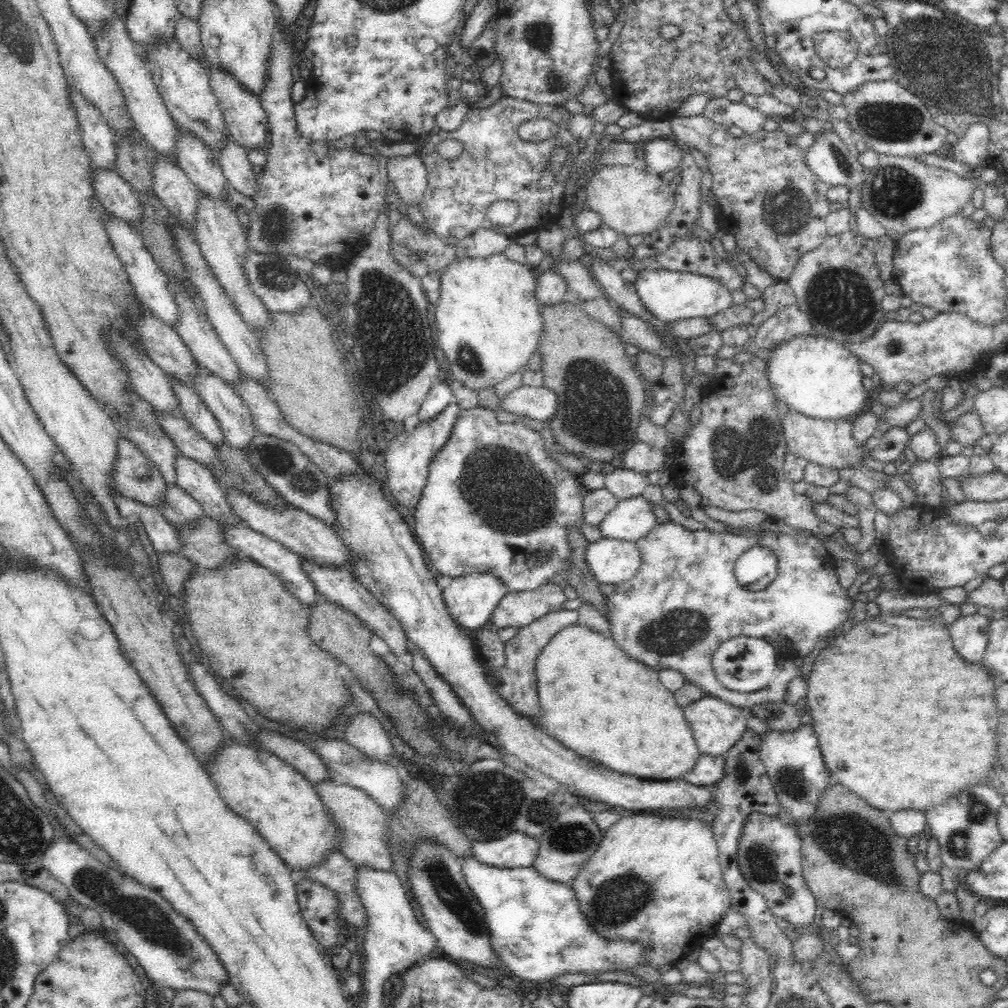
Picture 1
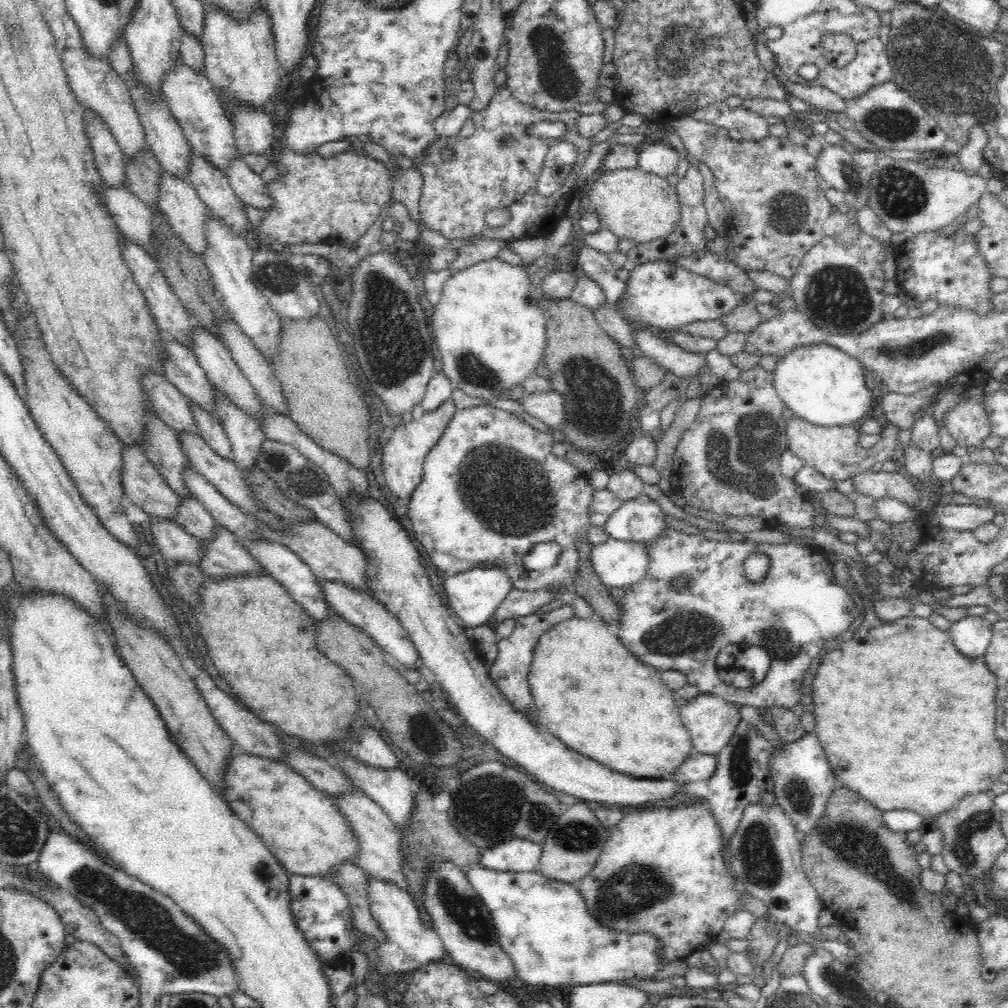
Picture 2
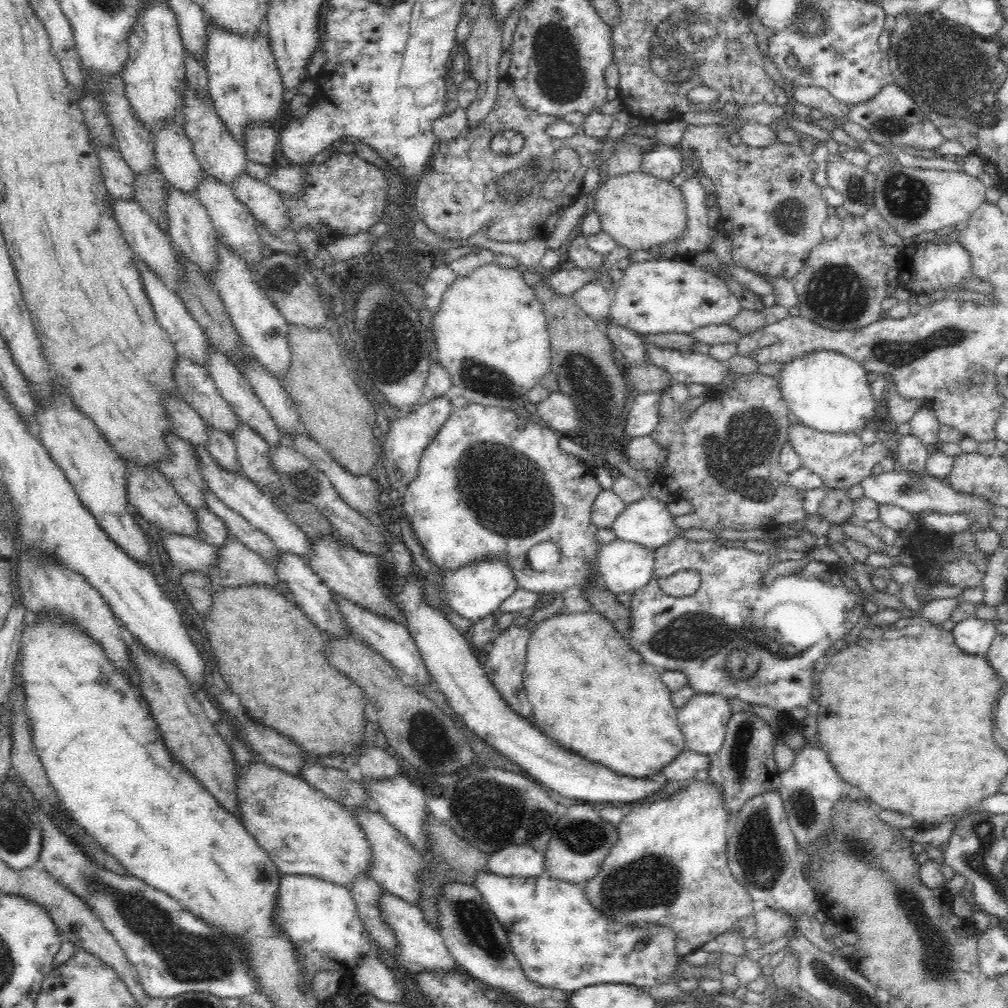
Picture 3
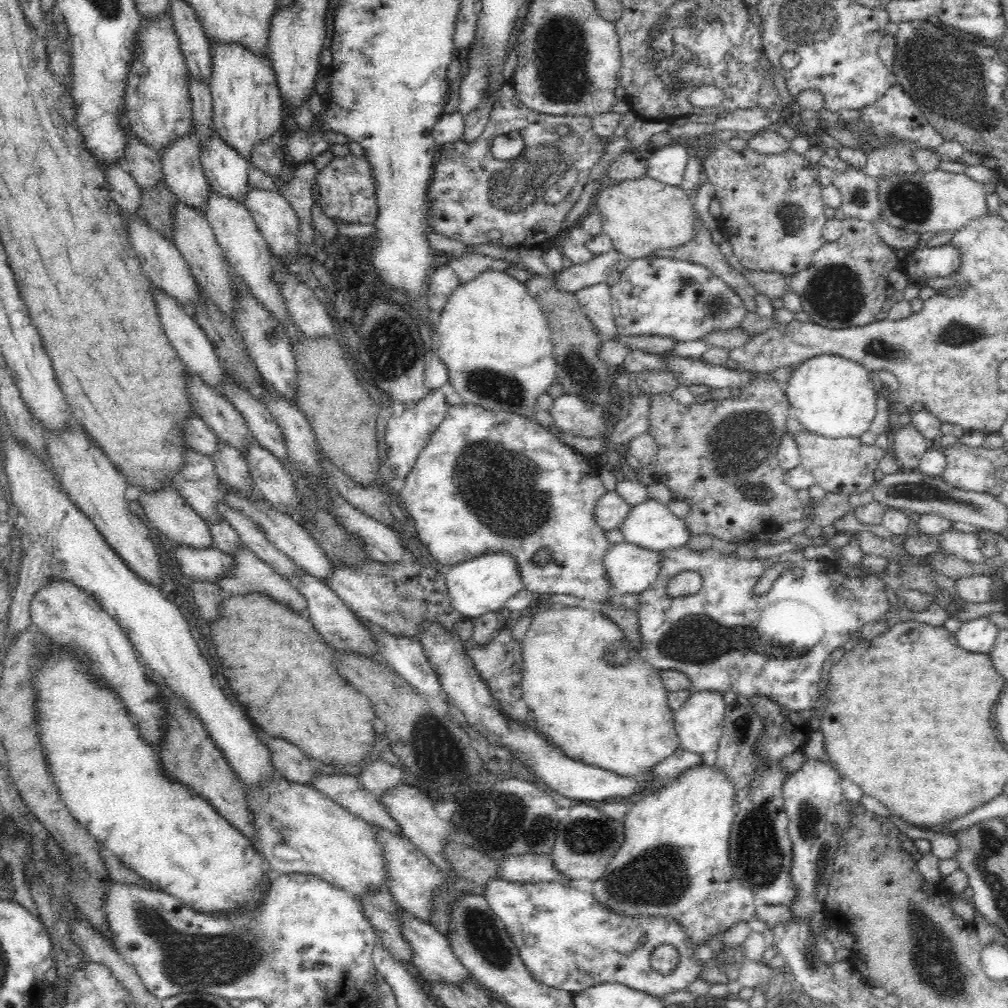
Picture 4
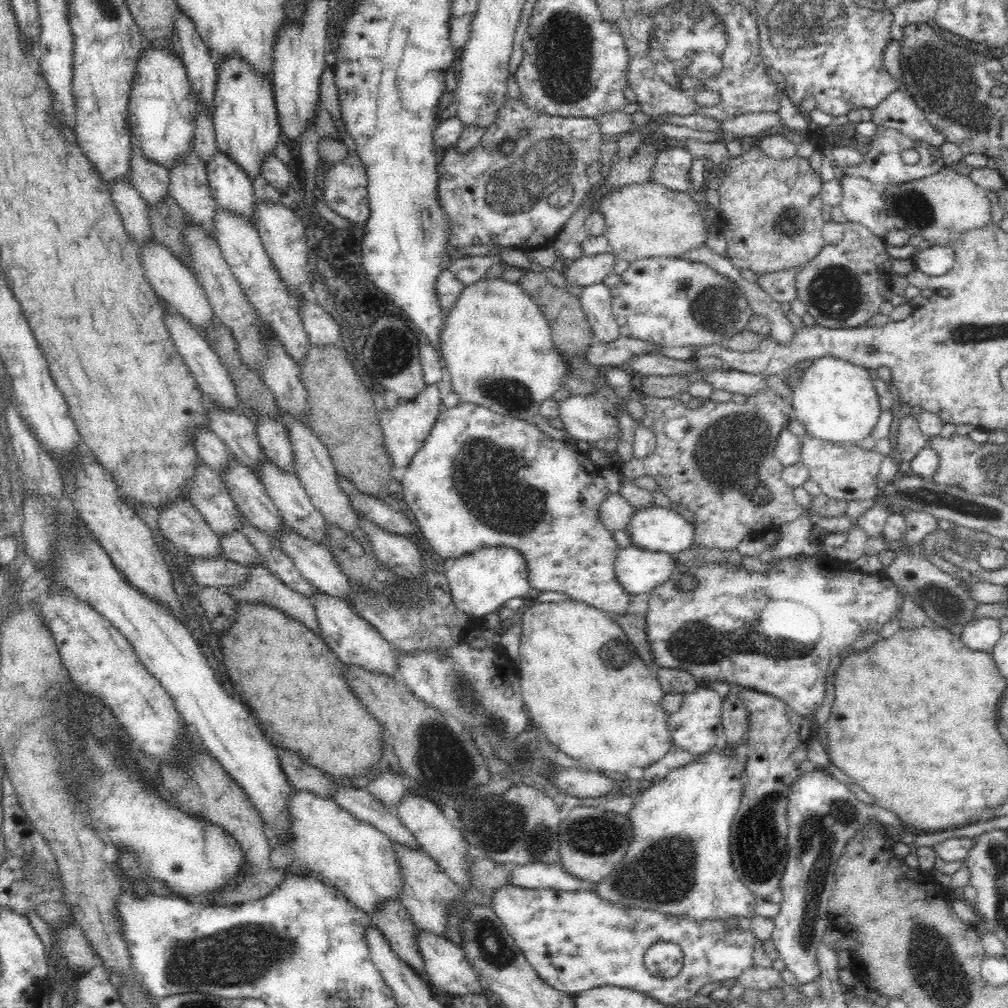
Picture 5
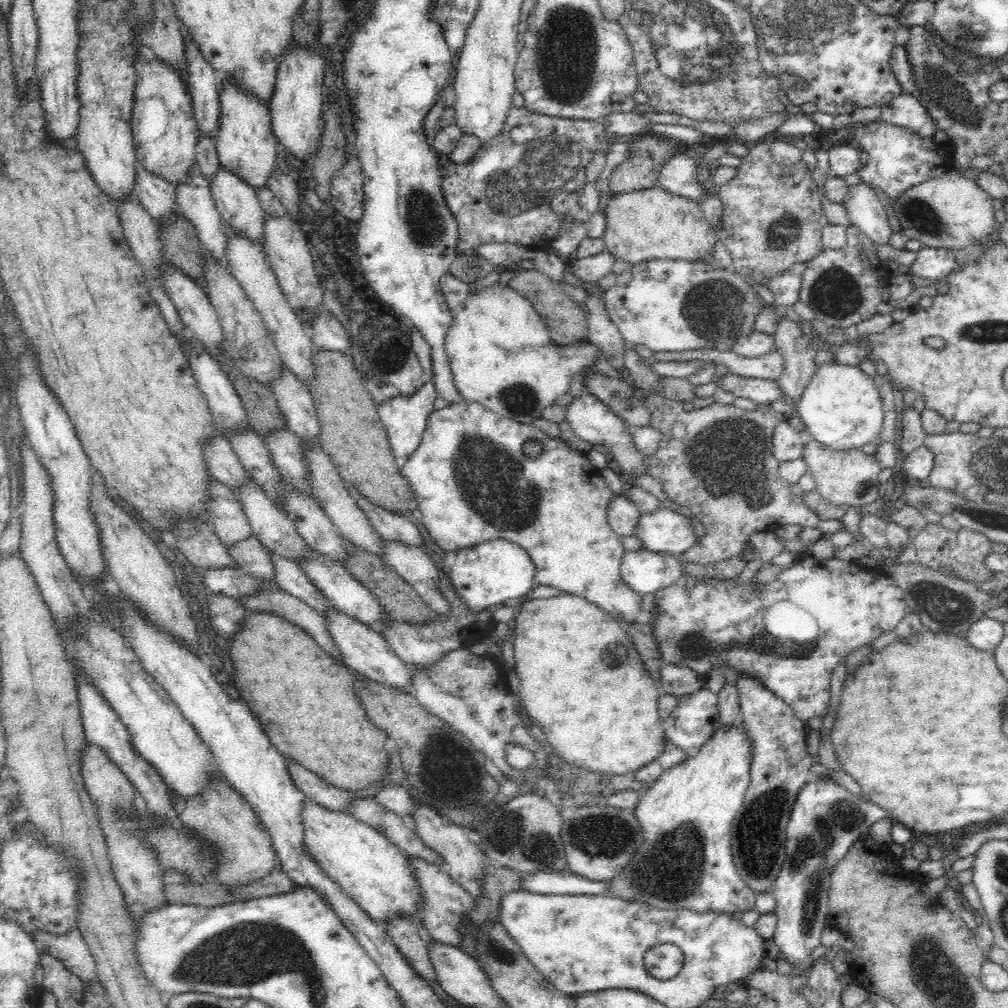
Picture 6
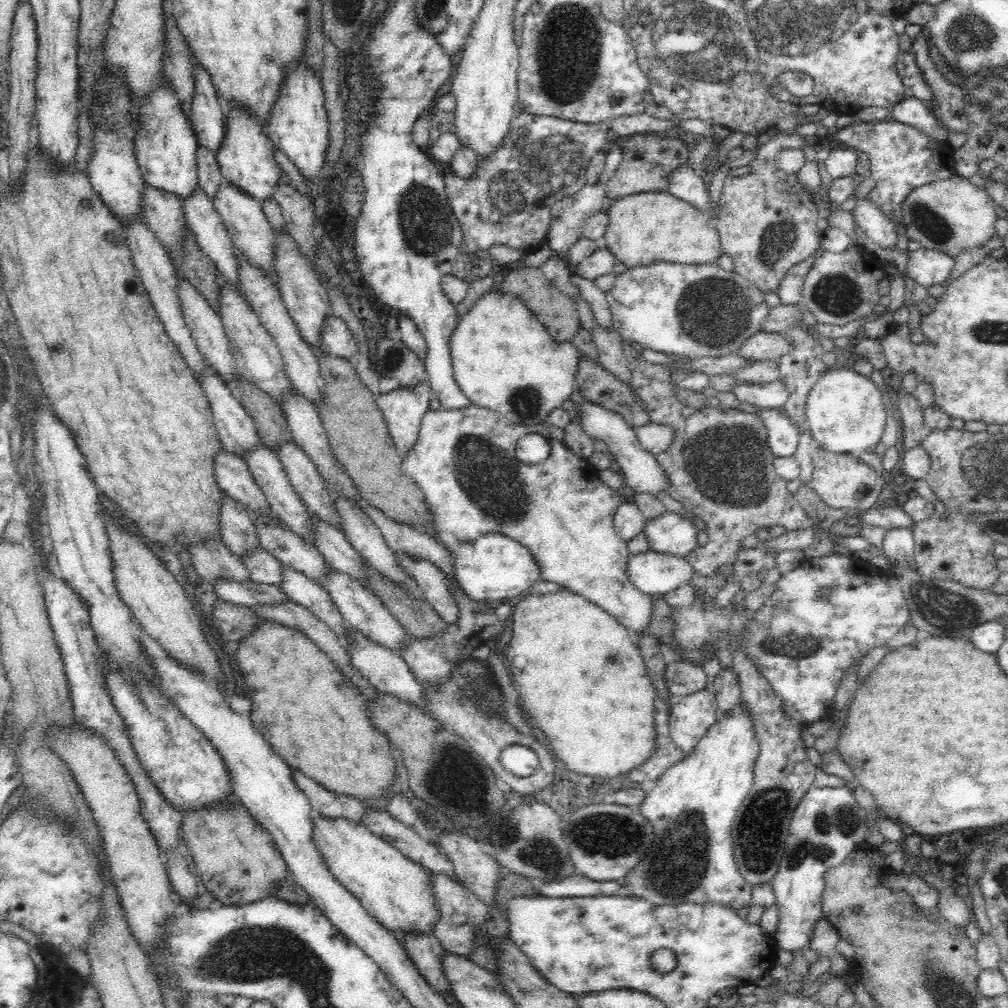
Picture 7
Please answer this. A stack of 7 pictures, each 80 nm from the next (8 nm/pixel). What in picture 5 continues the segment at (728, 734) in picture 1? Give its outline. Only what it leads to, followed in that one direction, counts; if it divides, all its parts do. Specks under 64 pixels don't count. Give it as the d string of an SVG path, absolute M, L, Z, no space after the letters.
M699 686L693 692L684 693L680 709L666 715L666 724L670 731L672 744L697 756L704 754L714 746L724 748L727 739L721 721L721 703L722 698L709 687Z

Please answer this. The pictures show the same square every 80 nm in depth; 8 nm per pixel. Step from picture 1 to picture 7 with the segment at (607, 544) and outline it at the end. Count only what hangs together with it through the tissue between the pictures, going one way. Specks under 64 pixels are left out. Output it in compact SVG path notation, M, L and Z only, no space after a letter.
M652 550L630 555L628 577L635 588L650 596L664 595L694 578L694 568L686 558Z

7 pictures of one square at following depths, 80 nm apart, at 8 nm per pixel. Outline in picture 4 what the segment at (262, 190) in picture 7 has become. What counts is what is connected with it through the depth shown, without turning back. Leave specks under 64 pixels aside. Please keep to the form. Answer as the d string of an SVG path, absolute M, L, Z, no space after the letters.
M214 43L212 55L213 128L225 144L251 163L256 146L268 142L282 127L283 99L276 73L268 54L254 55L240 43Z

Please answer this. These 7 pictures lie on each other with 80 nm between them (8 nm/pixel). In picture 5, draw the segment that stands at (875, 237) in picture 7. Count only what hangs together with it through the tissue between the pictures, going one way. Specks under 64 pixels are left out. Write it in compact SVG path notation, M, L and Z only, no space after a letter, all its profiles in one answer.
M846 176L839 180L842 187L842 198L839 207L843 210L848 222L859 224L886 244L890 229L886 228L888 217L881 189L868 179L857 176Z

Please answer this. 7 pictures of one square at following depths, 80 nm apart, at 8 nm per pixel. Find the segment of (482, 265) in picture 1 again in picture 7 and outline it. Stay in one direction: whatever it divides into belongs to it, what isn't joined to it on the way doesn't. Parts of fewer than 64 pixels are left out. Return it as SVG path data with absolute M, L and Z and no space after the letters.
M488 290L468 312L459 315L450 346L454 377L471 404L498 412L514 424L529 427L544 424L547 416L570 400L574 391L581 353L571 341L561 344L554 340L530 309L512 295Z

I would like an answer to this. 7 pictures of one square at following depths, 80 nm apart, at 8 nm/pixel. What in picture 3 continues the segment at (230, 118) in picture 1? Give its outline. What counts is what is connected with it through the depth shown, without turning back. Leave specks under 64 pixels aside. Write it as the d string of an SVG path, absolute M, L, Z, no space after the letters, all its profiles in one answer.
M273 126L248 127L243 134L243 148L247 160L262 164L270 171L276 169L275 149L278 145L278 138L278 132Z

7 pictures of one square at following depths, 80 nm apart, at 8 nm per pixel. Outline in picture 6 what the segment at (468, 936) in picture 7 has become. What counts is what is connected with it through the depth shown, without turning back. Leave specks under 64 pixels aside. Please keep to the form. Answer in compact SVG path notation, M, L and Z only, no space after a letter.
M409 857L423 894L419 906L419 918L430 931L434 941L461 948L461 922L472 909L475 909L476 898L461 884L458 884L442 866L428 864L420 857Z

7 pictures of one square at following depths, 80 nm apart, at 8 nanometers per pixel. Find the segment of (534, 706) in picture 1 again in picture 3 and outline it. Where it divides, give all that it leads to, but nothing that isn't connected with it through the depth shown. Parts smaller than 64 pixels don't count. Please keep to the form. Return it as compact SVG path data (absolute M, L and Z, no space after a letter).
M514 616L514 622L503 632L496 634L490 652L486 654L484 662L480 664L484 667L486 677L492 681L507 706L518 715L527 718L531 718L533 709L525 694L523 672L524 664L526 664L526 644L534 629L536 629L536 623L529 624L527 618Z

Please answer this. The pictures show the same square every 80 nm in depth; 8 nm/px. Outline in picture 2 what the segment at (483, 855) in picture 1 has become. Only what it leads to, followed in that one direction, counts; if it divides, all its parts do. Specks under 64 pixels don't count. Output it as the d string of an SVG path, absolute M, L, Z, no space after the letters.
M510 838L481 850L481 865L498 872L532 872L540 862L542 846L522 838Z

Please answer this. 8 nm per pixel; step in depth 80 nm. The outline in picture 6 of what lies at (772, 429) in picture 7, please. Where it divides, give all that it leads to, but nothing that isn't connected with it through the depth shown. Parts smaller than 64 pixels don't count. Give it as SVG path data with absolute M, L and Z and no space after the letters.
M780 420L772 430L772 450L778 461L786 462L802 458L803 448L801 435L794 430L788 421Z

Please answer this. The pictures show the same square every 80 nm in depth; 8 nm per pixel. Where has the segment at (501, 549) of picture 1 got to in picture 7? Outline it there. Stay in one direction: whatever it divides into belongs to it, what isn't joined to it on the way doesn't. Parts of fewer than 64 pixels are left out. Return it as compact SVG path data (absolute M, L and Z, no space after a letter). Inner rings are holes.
M470 405L469 407L456 410L446 410L442 408L439 410L428 409L420 422L420 430L416 442L403 456L401 469L404 474L407 474L415 481L415 484L418 485L419 489L424 493L425 501L429 504L429 510L431 510L431 514L433 514L433 524L437 532L442 530L444 530L444 532L451 532L460 542L476 540L476 537L480 536L480 534L486 534L486 532L500 532L506 536L511 536L532 553L534 560L536 560L540 566L542 580L554 582L562 589L576 592L576 594L596 604L599 608L604 609L611 617L628 630L629 636L637 646L640 642L640 638L648 633L648 628L650 624L652 624L654 600L651 598L652 596L635 588L632 580L628 577L628 560L630 560L630 554L627 549L627 542L620 539L615 533L614 515L616 507L618 507L627 496L627 493L606 486L598 476L598 468L590 464L589 459L581 459L574 454L564 442L559 442L550 435L551 431L546 424L540 423L536 427L514 424L500 413L476 405ZM533 432L547 437L551 446L550 456L535 465L520 463L516 458L515 451L517 440L518 438L522 438L524 434L532 434Z

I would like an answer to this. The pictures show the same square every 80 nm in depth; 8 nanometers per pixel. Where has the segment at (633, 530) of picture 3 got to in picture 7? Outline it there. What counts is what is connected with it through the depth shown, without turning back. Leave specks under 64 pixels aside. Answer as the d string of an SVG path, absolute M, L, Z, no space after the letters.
M664 511L658 518L647 521L643 533L648 537L652 551L686 558L686 556L690 556L690 553L698 547L696 539L698 532L692 520L682 517L682 515Z

